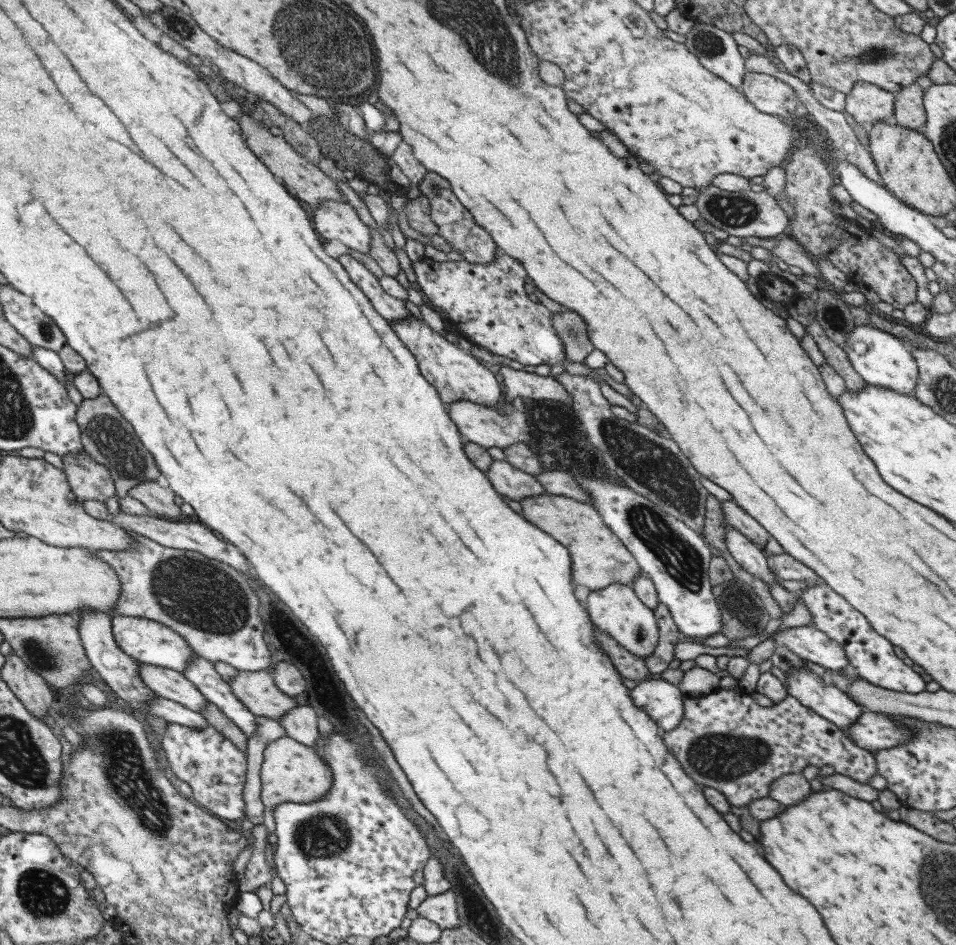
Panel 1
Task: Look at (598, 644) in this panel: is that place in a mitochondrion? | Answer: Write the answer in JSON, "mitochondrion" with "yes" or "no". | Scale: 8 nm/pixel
{"mitochondrion":"no"}

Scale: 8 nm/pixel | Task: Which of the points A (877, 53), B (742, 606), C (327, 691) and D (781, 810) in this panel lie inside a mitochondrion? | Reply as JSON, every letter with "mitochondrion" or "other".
{"A":"mitochondrion","B":"mitochondrion","C":"mitochondrion","D":"other"}

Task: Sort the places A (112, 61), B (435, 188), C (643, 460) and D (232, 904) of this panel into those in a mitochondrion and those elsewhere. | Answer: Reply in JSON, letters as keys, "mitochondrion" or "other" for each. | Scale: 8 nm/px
{"A":"other","B":"other","C":"mitochondrion","D":"other"}

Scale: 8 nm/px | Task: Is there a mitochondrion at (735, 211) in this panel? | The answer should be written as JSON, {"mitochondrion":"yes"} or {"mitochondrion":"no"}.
{"mitochondrion":"yes"}

